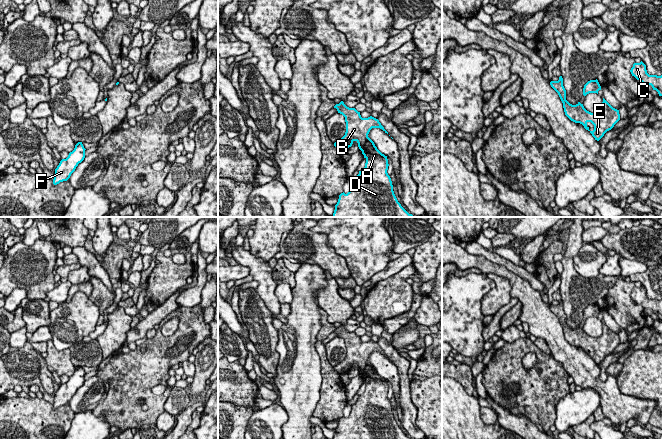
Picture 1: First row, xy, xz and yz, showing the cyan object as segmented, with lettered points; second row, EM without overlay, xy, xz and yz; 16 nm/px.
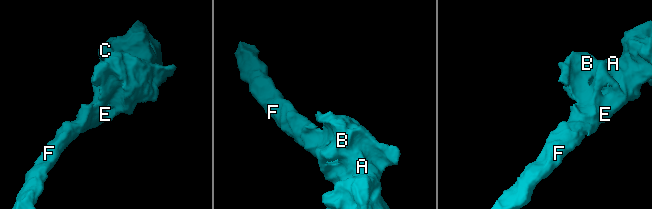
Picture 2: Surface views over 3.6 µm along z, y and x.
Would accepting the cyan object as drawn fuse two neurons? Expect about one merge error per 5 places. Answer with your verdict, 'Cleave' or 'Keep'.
Keep

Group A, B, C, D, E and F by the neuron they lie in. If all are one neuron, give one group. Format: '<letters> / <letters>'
A B C D E F

